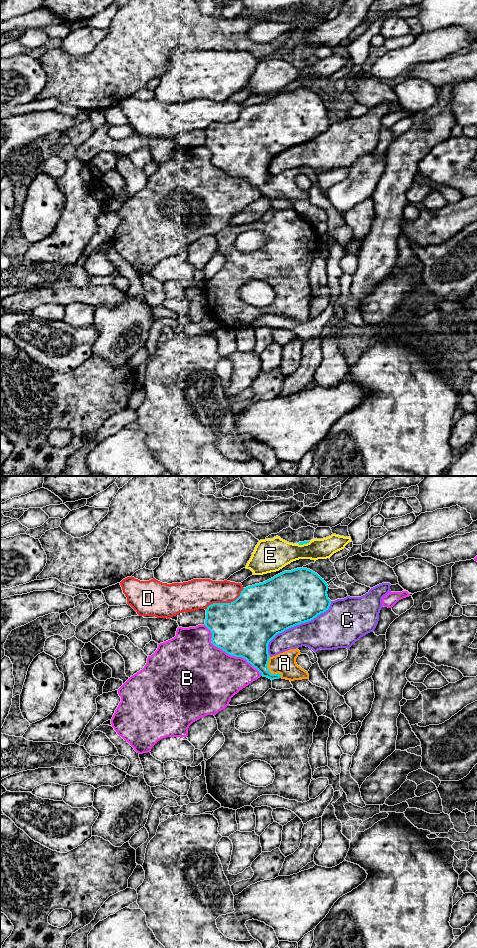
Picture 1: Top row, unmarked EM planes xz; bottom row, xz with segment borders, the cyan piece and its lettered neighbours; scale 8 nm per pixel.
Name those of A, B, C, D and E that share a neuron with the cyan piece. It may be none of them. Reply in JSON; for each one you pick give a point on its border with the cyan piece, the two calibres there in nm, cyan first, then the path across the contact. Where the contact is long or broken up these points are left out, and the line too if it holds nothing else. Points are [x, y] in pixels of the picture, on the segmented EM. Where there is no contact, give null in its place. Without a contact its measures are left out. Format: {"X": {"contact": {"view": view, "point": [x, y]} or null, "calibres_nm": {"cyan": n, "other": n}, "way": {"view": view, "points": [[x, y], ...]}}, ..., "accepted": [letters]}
{"A": {"contact": {"view": "xz", "point": [268, 670]}, "calibres_nm": {"cyan": 260, "other": 180}, "way": {"view": "xz", "points": [[251, 644], [268, 670], [284, 663]]}}, "accepted": ["A"]}

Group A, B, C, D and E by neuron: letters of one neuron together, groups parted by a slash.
A / B / C / D / E

